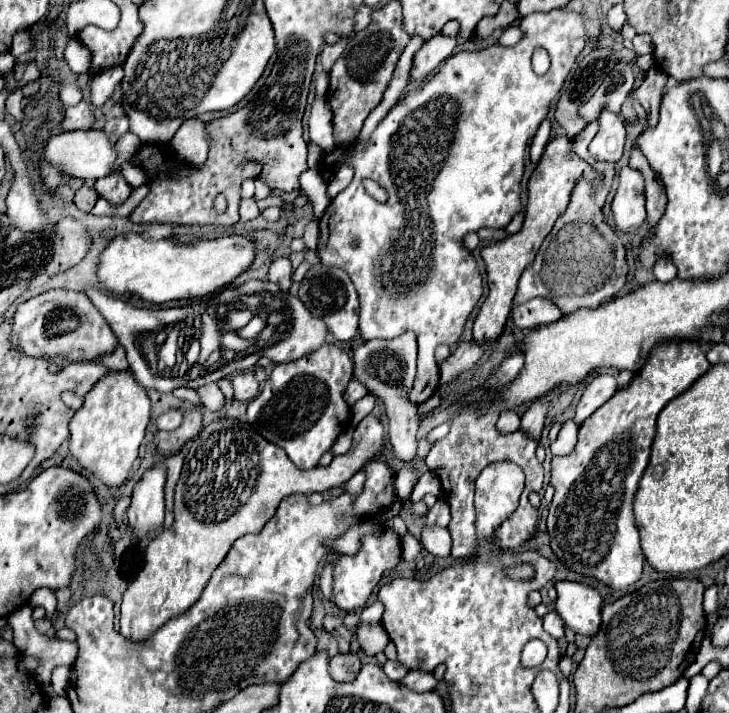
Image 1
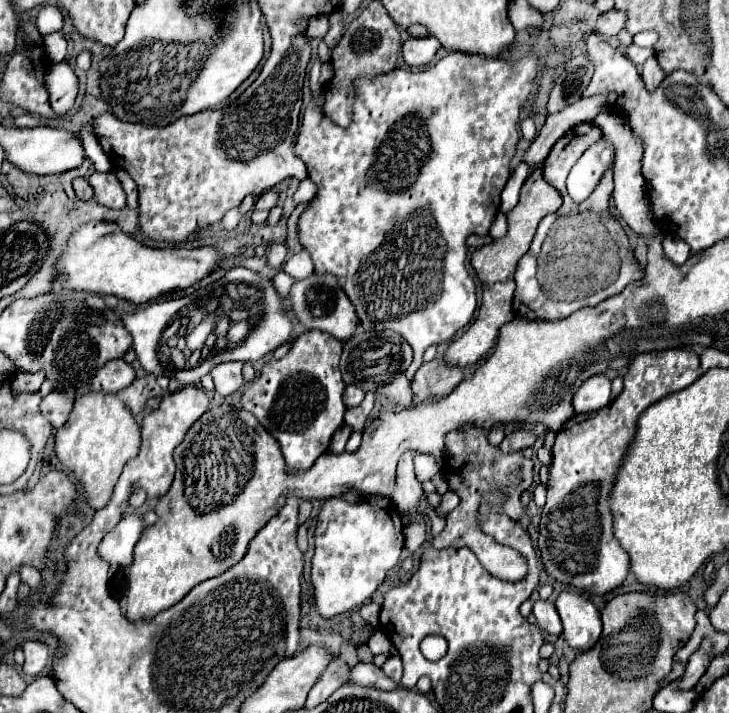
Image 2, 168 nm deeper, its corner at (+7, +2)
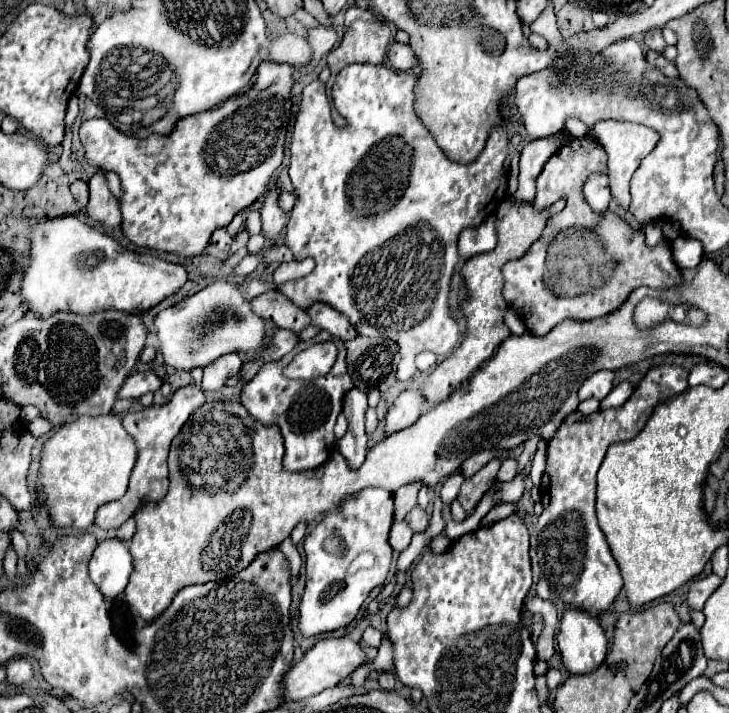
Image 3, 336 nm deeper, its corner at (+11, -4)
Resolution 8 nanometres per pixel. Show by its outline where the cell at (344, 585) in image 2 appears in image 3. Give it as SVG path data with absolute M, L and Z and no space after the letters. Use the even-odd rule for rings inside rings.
M364 489L358 497L346 499L340 511L330 511L324 519L310 531L304 543L306 551L306 591L300 599L300 631L304 637L336 631L350 625L370 591L386 581L392 547L388 545L388 533L392 527L394 501L392 493L384 489ZM328 535L342 535L346 539L348 551L344 557L328 555L322 543Z

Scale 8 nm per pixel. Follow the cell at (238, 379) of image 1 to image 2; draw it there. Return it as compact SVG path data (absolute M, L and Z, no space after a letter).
M222 363L216 369L212 369L212 379L216 385L216 391L220 395L232 395L244 387L242 379L242 363Z

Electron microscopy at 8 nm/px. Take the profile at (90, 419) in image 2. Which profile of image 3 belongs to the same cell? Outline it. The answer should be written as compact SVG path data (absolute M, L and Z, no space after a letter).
M82 415L78 421L60 427L44 443L40 459L40 481L52 523L56 527L90 527L100 505L126 493L134 463L136 445L118 415Z

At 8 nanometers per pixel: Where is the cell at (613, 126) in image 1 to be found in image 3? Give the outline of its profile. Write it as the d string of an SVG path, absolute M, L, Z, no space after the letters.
M608 175L588 177L588 181L584 183L584 195L586 195L588 205L598 215L604 215L608 205L610 205L610 199L612 199L612 193L610 193L610 187L608 187Z

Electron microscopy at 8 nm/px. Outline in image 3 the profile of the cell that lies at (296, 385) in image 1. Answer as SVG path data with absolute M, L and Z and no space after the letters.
M322 331L318 337L310 341L302 341L296 345L298 353L312 343L324 343L334 341L338 347L338 357L332 369L314 381L288 381L282 375L284 365L288 365L294 359L294 351L290 351L284 359L266 363L256 379L252 379L244 391L242 391L242 405L250 411L250 415L262 423L276 423L280 425L280 431L284 435L284 469L286 471L304 471L304 469L316 469L320 467L334 447L334 423L336 417L342 413L342 397L348 393L348 389L354 387L354 379L346 369L346 349L344 343L326 331Z

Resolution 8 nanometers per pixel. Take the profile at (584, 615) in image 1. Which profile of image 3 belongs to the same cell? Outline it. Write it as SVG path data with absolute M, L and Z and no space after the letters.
M568 609L560 623L558 647L562 663L572 675L592 673L608 655L608 639L596 617Z

